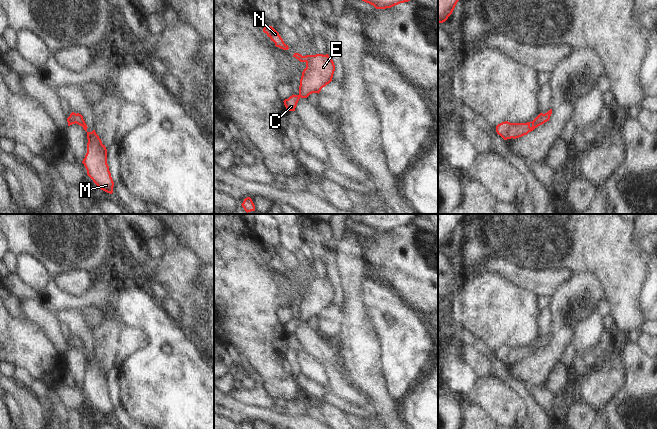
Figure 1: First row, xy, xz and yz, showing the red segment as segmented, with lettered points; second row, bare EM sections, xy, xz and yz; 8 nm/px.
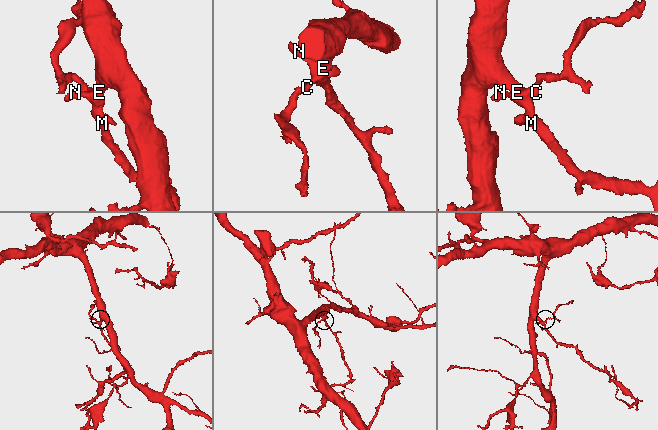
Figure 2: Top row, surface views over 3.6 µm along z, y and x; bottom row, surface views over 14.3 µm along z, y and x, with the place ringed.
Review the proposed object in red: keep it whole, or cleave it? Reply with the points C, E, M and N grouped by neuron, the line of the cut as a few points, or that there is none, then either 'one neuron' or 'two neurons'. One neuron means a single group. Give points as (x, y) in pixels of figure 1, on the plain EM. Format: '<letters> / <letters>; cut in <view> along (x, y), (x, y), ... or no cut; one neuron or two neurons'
C E M N; no cut; one neuron

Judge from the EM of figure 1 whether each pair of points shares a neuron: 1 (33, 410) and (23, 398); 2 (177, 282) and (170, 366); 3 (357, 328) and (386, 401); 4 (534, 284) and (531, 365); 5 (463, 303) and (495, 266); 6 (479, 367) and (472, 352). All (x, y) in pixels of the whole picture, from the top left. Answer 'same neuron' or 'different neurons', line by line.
1: same neuron
2: different neurons
3: same neuron
4: different neurons
5: different neurons
6: same neuron

